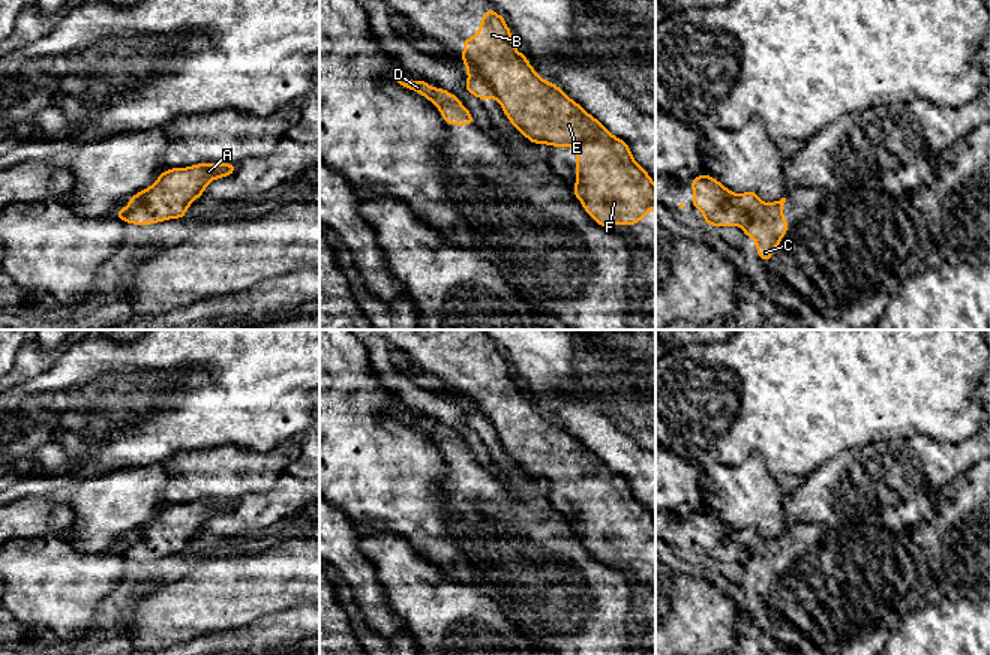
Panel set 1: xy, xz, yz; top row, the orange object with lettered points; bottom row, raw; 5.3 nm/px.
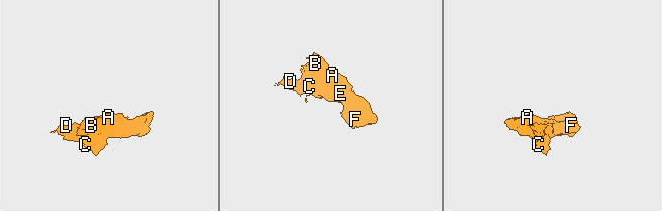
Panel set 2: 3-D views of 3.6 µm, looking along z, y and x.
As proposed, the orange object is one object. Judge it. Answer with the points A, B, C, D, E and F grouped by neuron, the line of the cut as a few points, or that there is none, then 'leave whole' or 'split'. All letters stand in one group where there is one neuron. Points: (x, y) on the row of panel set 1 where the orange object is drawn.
A B E F / C D; cut in xz along (467, 65), (480, 72), (497, 98); split

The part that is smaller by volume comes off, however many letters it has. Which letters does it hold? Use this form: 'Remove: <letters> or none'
Remove: C, D

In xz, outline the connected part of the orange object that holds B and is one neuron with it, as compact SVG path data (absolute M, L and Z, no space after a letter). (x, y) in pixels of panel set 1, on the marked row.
M484 9L478 31L462 40L460 61L482 72L514 129L531 144L576 148L576 183L573 193L584 211L603 228L638 225L656 208L656 184L632 154L628 144L614 136L602 123L570 99L556 84L544 81L519 52L501 13Z

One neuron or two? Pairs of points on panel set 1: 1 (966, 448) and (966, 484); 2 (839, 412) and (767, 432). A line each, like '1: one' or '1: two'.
1: two
2: one

